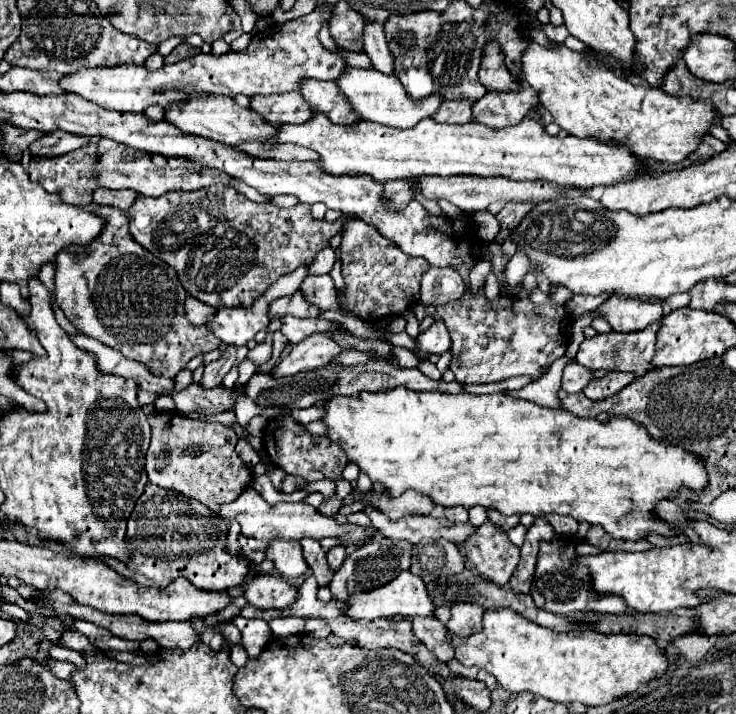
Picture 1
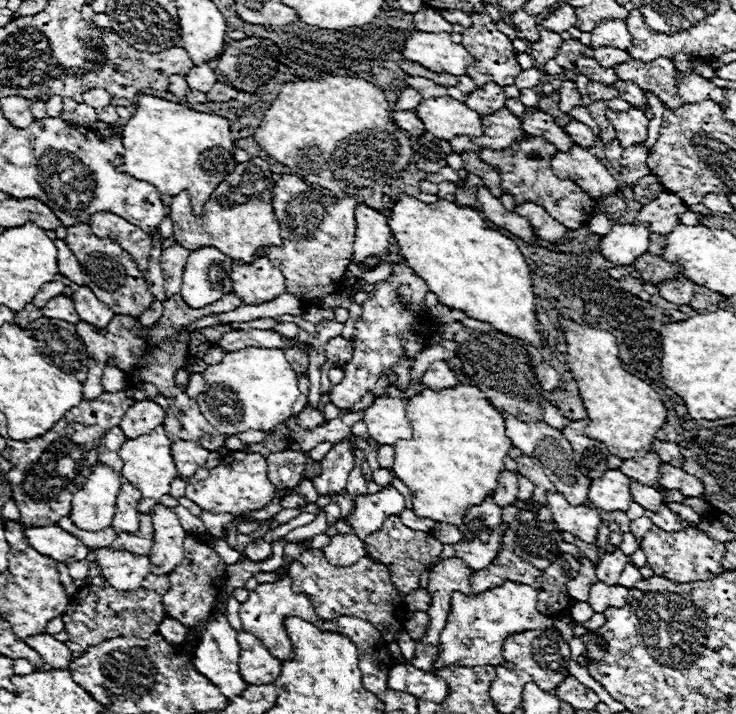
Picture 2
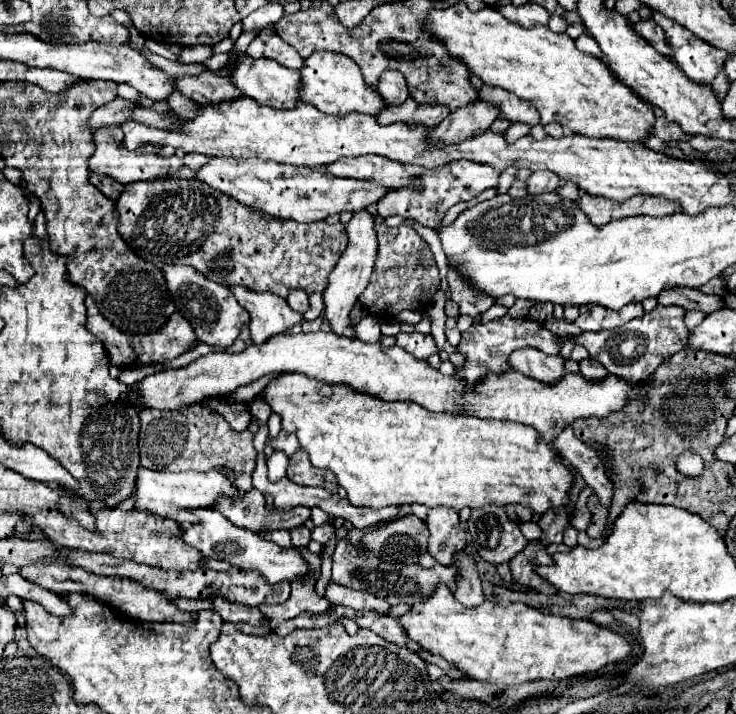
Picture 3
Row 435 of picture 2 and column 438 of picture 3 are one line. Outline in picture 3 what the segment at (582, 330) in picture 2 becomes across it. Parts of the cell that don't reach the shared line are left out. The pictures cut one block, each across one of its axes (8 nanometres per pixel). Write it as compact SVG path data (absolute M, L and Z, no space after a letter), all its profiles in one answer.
M438 584L430 596L412 604L398 622L408 638L422 650L446 658L468 678L508 686L530 680L564 680L594 672L610 662L626 658L632 650L620 634L590 620L546 614L522 602L504 606L486 600L476 608L468 608L460 604L444 584Z

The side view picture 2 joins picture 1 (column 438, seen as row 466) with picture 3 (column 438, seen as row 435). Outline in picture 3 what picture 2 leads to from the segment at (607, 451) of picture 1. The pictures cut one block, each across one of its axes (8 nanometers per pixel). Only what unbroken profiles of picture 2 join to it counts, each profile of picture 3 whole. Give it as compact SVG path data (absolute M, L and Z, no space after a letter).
M280 374L278 378L272 378L270 384L266 384L266 388L262 390L262 398L272 408L272 412L282 418L282 430L286 434L296 434L300 446L310 456L310 462L316 468L328 468L336 474L338 484L348 492L350 504L366 506L366 508L374 508L374 510L384 508L384 506L402 506L402 504L424 504L428 508L448 506L448 508L462 510L464 506L480 508L486 504L506 506L506 504L520 502L524 506L530 506L538 514L544 514L548 508L558 508L558 506L568 506L574 510L574 506L568 500L568 492L572 488L572 474L570 474L568 466L564 466L560 462L560 458L556 458L556 452L552 450L552 446L544 444L544 440L536 440L536 430L532 426L504 424L502 420L484 420L484 418L476 418L476 416L448 416L448 412L430 412L426 408L420 408L418 404L376 400L376 398L364 396L360 392L352 392L350 388L324 388L324 384L316 384L316 380L308 380L308 376L304 376L304 374Z

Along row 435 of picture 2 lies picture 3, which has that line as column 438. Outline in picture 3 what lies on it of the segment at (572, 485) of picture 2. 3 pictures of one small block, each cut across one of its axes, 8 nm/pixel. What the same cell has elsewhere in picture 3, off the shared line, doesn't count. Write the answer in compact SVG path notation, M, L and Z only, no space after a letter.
M436 506L428 510L426 522L430 528L428 552L438 560L438 564L450 566L452 552L462 550L466 544L466 528L460 526L458 512L454 508Z

